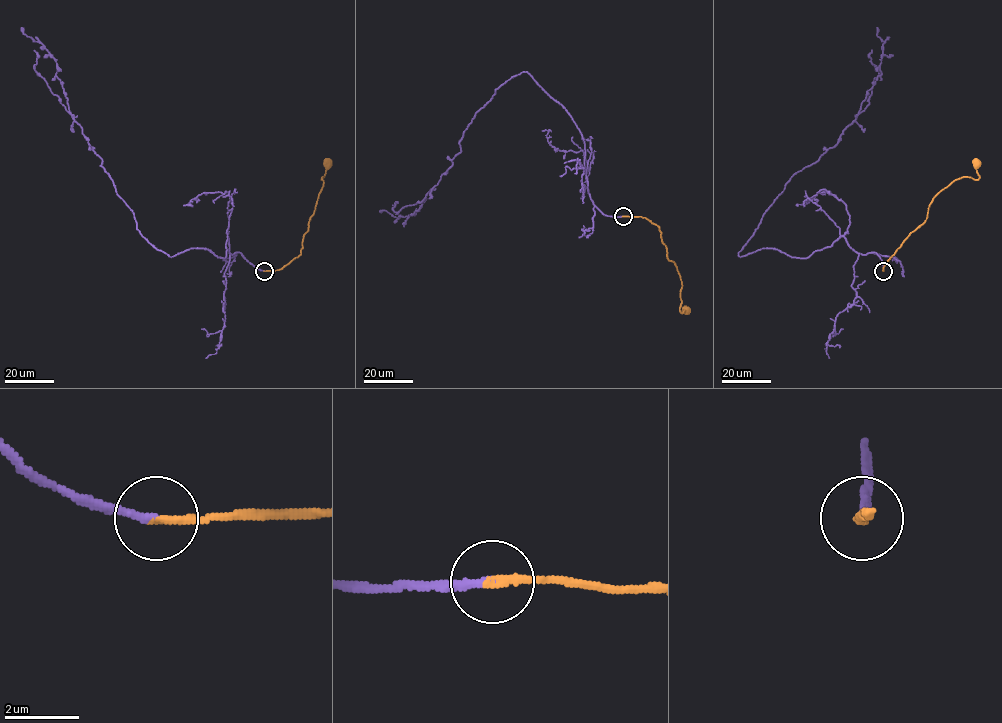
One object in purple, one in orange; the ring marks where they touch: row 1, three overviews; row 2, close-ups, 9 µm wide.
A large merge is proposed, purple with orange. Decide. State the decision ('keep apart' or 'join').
join

